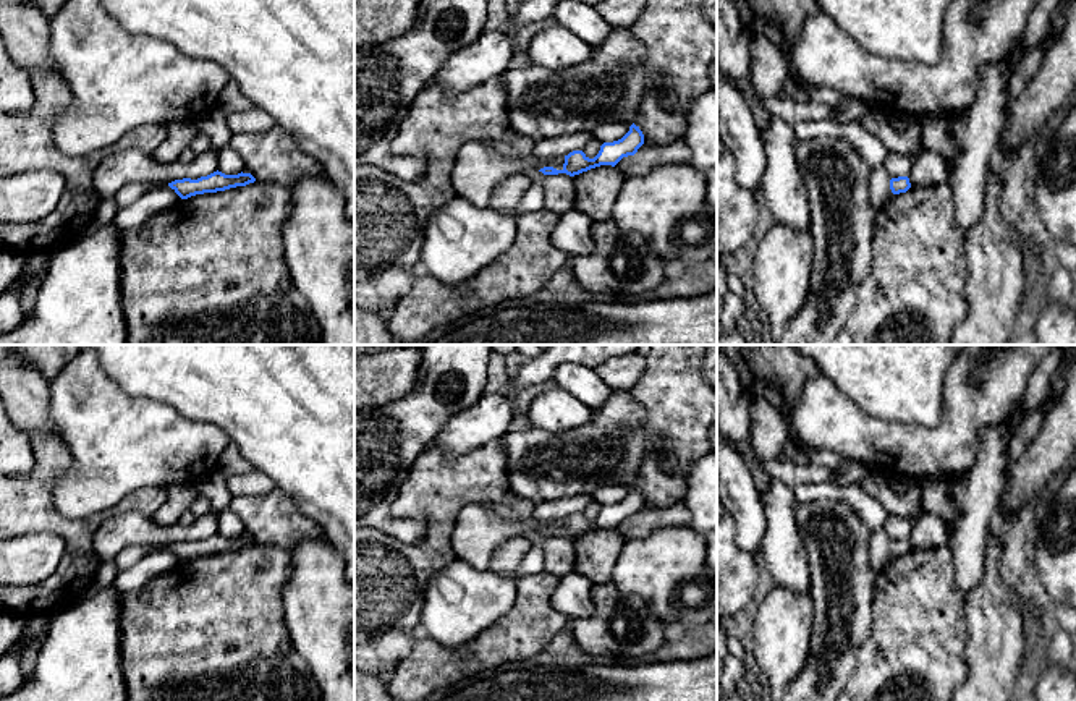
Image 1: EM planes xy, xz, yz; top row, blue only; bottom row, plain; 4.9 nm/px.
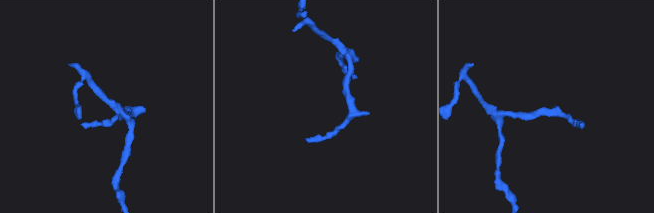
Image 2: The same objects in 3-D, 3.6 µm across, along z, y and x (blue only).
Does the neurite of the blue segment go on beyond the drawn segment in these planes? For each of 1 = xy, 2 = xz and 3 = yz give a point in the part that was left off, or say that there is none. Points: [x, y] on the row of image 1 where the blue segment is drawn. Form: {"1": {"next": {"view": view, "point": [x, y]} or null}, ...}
{"1": {"next": null}, "2": {"next": null}, "3": {"next": null}}

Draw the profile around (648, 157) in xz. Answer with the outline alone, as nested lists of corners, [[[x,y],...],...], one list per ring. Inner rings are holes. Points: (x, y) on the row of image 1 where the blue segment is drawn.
[[[678,138],[665,146],[642,144],[634,155],[623,157],[615,167],[625,178],[628,178],[633,173],[647,175],[663,165],[689,164],[691,157],[691,149],[683,138]]]

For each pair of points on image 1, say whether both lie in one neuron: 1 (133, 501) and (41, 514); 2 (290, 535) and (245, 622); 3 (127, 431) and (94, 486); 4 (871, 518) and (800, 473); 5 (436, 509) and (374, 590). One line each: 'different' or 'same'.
1: same
2: different
3: same
4: different
5: same

